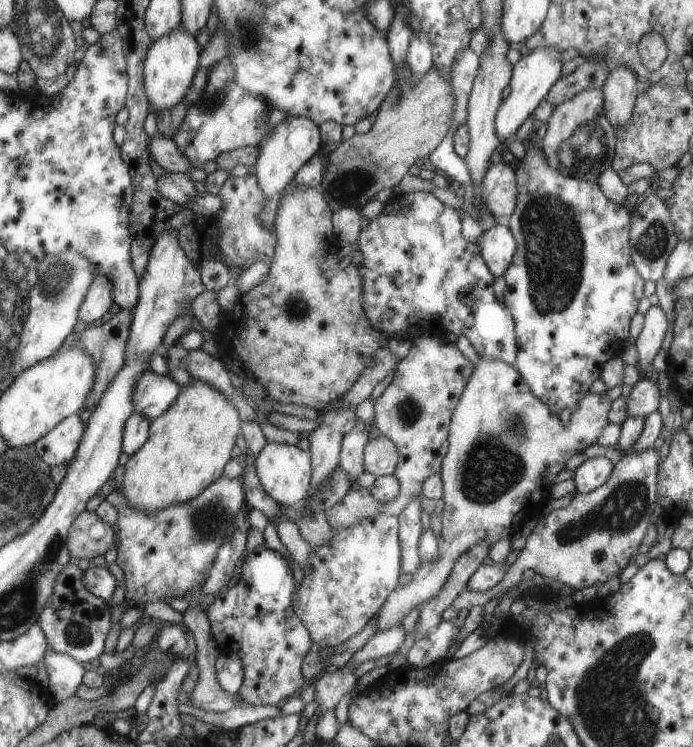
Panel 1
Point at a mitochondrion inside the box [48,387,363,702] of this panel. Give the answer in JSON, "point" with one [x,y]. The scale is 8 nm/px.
{"point":[208,521]}

